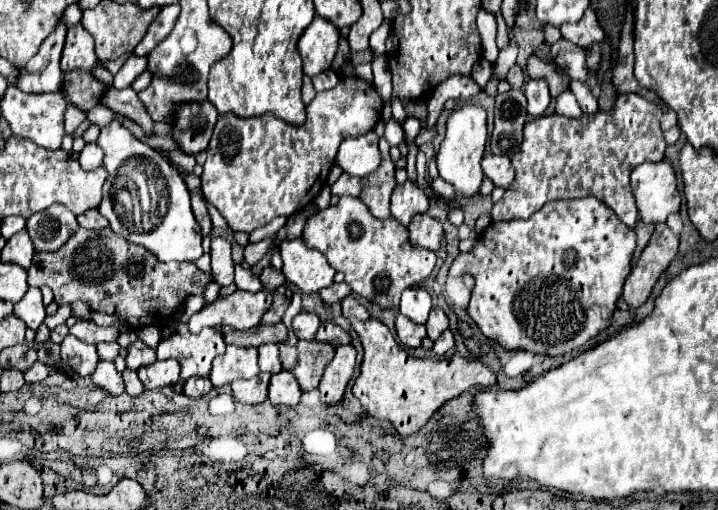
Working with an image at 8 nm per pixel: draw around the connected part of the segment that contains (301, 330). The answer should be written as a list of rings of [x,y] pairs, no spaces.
[[[300,312],[292,320],[292,330],[298,340],[312,340],[318,332],[318,326],[320,326],[320,318],[310,312]]]

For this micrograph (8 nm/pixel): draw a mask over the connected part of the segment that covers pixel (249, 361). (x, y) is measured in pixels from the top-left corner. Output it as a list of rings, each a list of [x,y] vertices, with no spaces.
[[[228,346],[222,356],[216,356],[212,362],[210,382],[214,386],[226,386],[240,378],[252,378],[258,370],[258,352],[256,348],[240,348],[240,346]]]

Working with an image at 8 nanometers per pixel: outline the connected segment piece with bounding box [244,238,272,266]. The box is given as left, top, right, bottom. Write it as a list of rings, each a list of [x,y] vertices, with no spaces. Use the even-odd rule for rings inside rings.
[[[266,238],[266,240],[256,242],[256,244],[248,244],[248,246],[244,248],[244,260],[246,260],[250,266],[258,264],[258,262],[264,258],[264,254],[268,252],[270,244],[272,244],[272,238]]]

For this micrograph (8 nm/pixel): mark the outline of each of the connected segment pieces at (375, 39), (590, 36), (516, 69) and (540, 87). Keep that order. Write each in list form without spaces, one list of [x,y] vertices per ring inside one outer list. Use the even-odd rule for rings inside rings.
[[[382,22],[382,26],[370,34],[370,46],[376,54],[384,54],[384,44],[386,38],[390,36],[390,28],[392,28],[390,22]]]
[[[588,8],[584,12],[584,16],[582,16],[580,22],[576,22],[576,24],[564,24],[560,28],[560,32],[562,32],[564,40],[568,40],[568,42],[572,42],[572,44],[576,44],[576,46],[580,46],[584,50],[590,48],[592,44],[598,44],[598,42],[604,40],[602,38],[604,32],[598,26],[598,20],[596,20],[596,14],[594,14],[592,8]]]
[[[514,64],[514,66],[510,68],[506,80],[508,80],[508,84],[510,84],[512,88],[522,90],[522,88],[524,88],[524,82],[526,82],[526,80],[524,80],[524,70],[522,70],[518,64]]]
[[[530,80],[526,84],[524,90],[526,98],[528,98],[528,114],[530,116],[542,116],[544,110],[548,108],[550,102],[550,92],[548,92],[548,84],[544,80]]]

